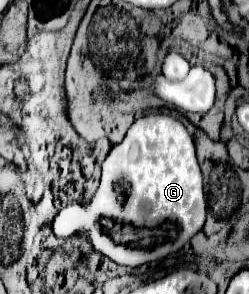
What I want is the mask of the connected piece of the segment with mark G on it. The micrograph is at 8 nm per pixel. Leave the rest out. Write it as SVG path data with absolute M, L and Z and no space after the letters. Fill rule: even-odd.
M150 113L150 115L138 117L128 129L124 141L112 147L110 155L106 157L102 165L102 183L94 199L88 205L68 205L66 209L62 209L52 221L52 229L56 237L62 237L62 239L82 231L88 235L90 243L94 245L98 253L110 257L118 265L140 267L142 263L150 263L150 261L156 261L156 259L162 259L166 255L180 251L184 243L190 241L202 229L206 221L206 207L208 205L206 205L206 195L204 195L204 185L202 185L202 171L196 161L192 135L172 115ZM122 187L128 189L126 197L122 193ZM106 215L112 215L112 219L120 221L120 229L140 229L138 239L134 237L134 243L128 243L128 245L114 241L100 225L100 219Z

